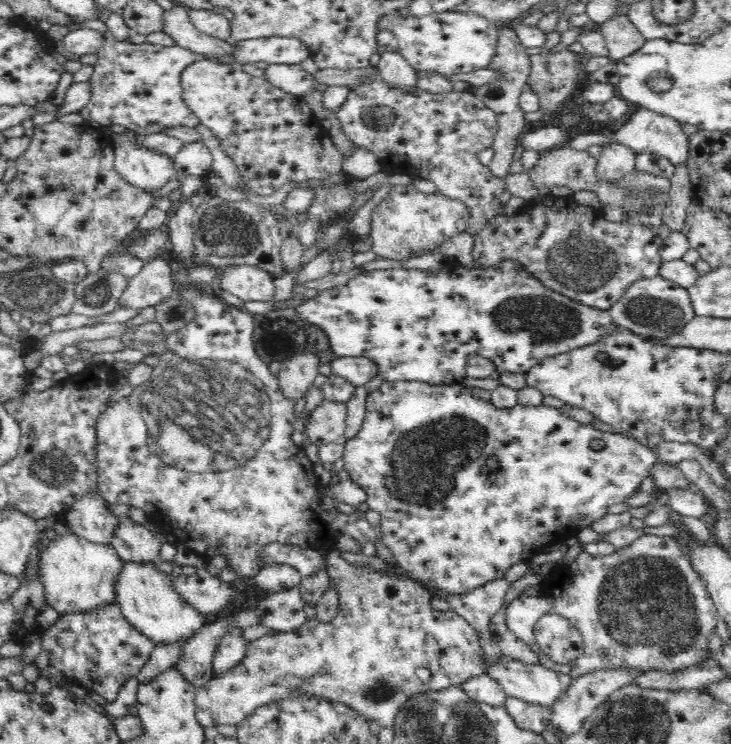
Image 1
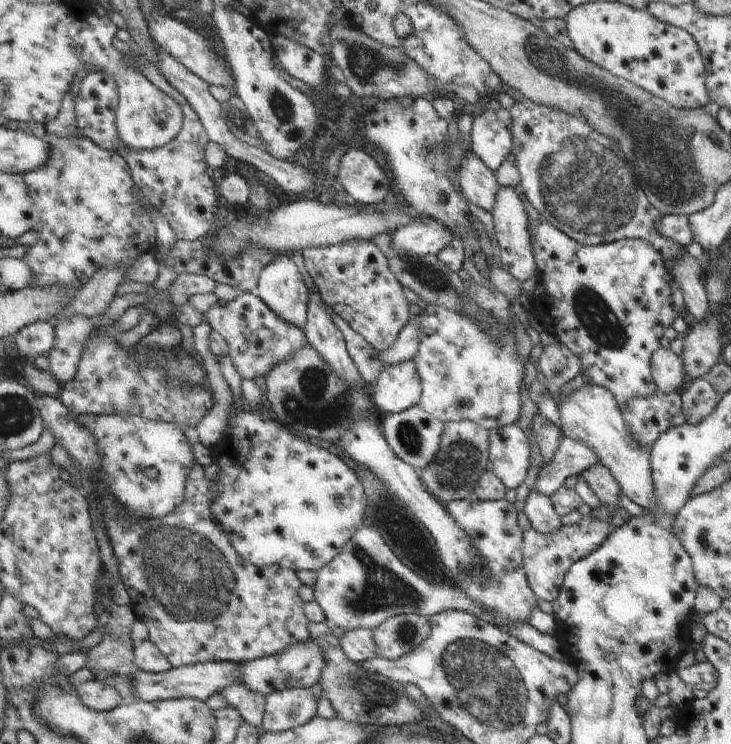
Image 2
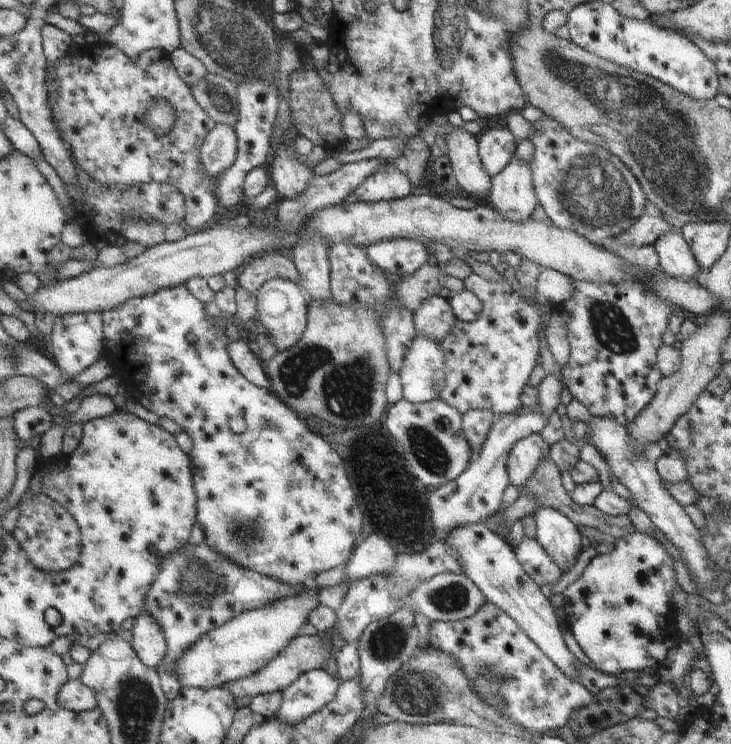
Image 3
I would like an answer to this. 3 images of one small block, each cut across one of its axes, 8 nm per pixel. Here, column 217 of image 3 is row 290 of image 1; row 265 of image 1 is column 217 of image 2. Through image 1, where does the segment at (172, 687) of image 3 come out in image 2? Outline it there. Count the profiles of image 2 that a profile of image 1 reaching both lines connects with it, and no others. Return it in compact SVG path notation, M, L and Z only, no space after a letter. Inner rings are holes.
M199 463L195 464L195 470L191 472L190 479L187 480L186 492L187 498L183 500L183 504L179 504L179 508L175 508L175 512L171 516L165 516L165 518L133 518L130 512L127 512L127 508L123 508L117 498L107 492L107 486L103 486L103 482L95 480L97 482L97 490L99 490L99 496L101 496L101 502L103 502L103 508L101 512L107 520L105 528L107 528L107 537L113 552L117 554L117 560L119 562L118 570L120 578L125 586L126 592L130 597L130 605L135 612L137 619L145 624L148 629L149 639L163 654L170 660L173 668L190 667L194 664L207 663L207 662L245 662L255 659L262 659L263 657L273 656L283 652L286 648L293 647L295 644L306 643L312 636L309 634L309 621L310 618L306 614L306 603L299 598L299 588L301 588L301 580L297 578L297 574L294 570L280 567L270 566L259 568L256 564L251 564L246 557L239 554L238 549L231 544L230 536L227 536L226 529L222 524L219 524L218 520L215 520L213 510L213 504L215 498L221 494L221 488L217 480L213 481L211 478L207 478L205 474L205 468Z

